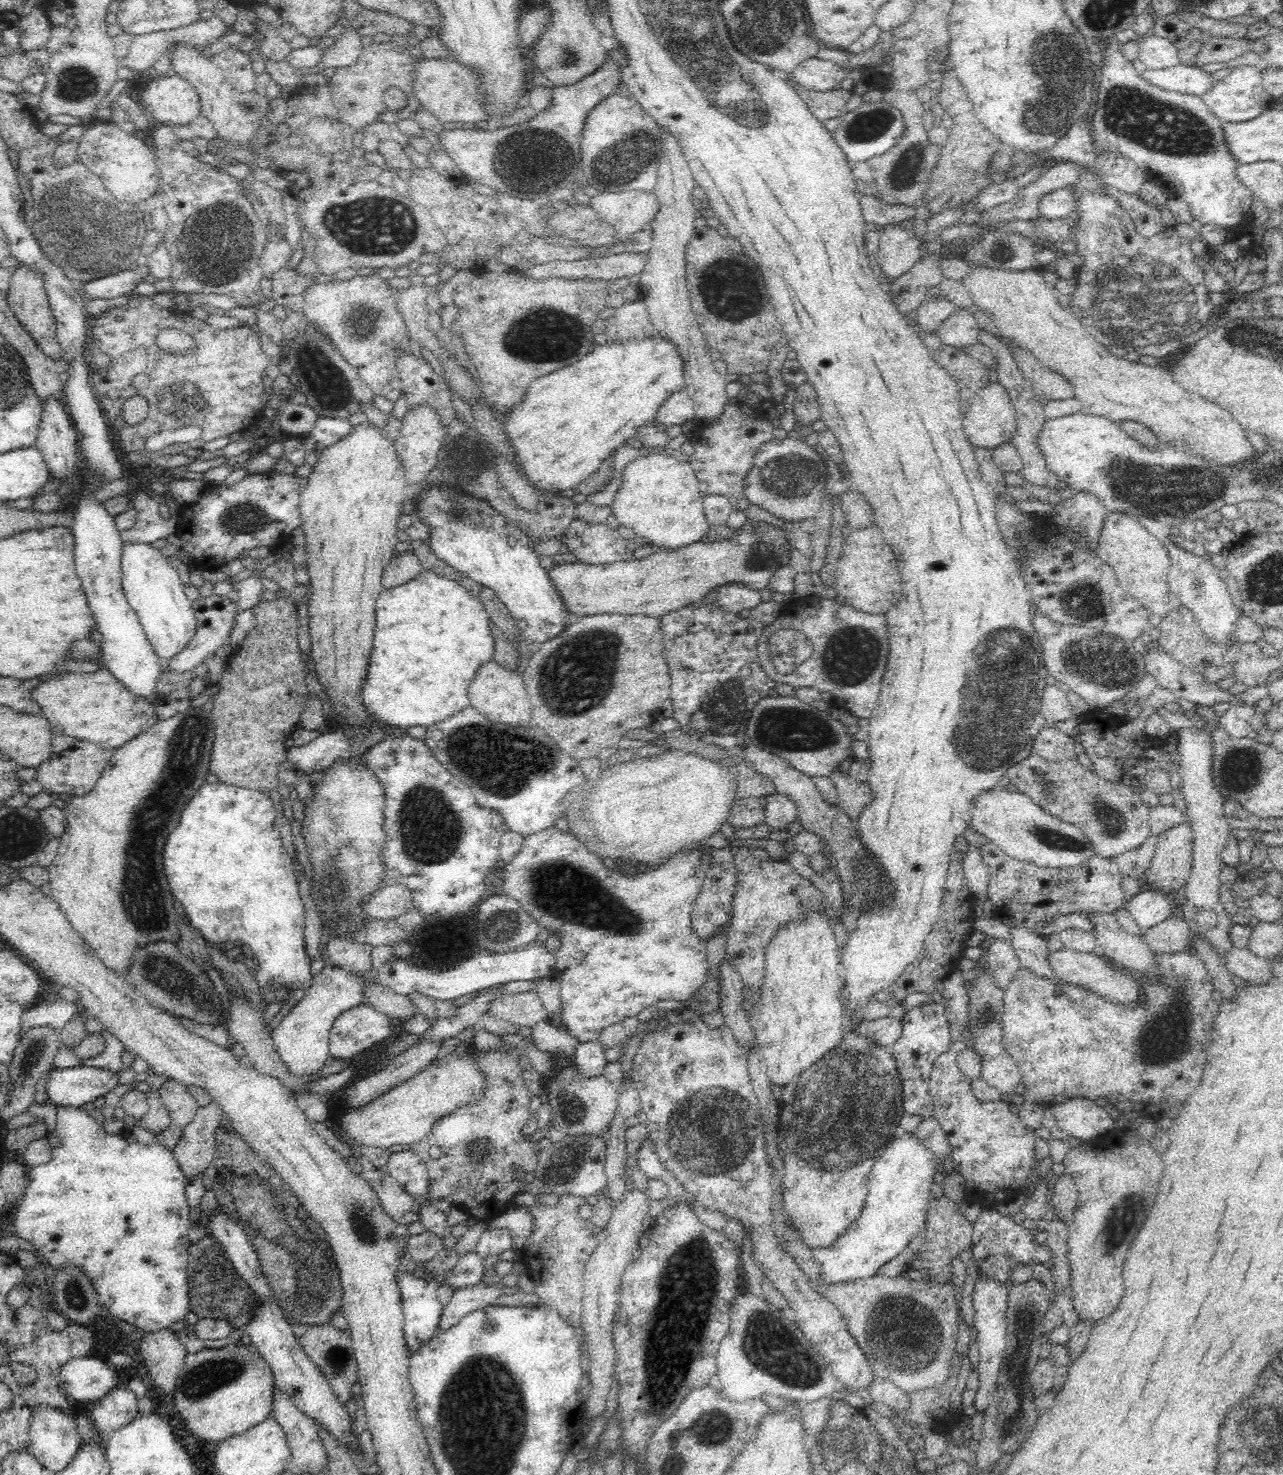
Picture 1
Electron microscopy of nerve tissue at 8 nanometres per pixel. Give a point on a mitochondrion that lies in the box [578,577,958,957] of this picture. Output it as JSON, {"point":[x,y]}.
{"point":[791,729]}

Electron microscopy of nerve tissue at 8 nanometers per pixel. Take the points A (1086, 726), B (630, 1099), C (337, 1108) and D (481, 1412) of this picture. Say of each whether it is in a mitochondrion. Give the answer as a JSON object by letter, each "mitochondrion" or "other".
{"A":"other","B":"other","C":"other","D":"mitochondrion"}

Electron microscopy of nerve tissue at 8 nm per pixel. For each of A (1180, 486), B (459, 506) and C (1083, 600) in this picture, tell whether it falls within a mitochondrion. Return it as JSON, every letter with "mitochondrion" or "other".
{"A":"mitochondrion","B":"mitochondrion","C":"mitochondrion"}

